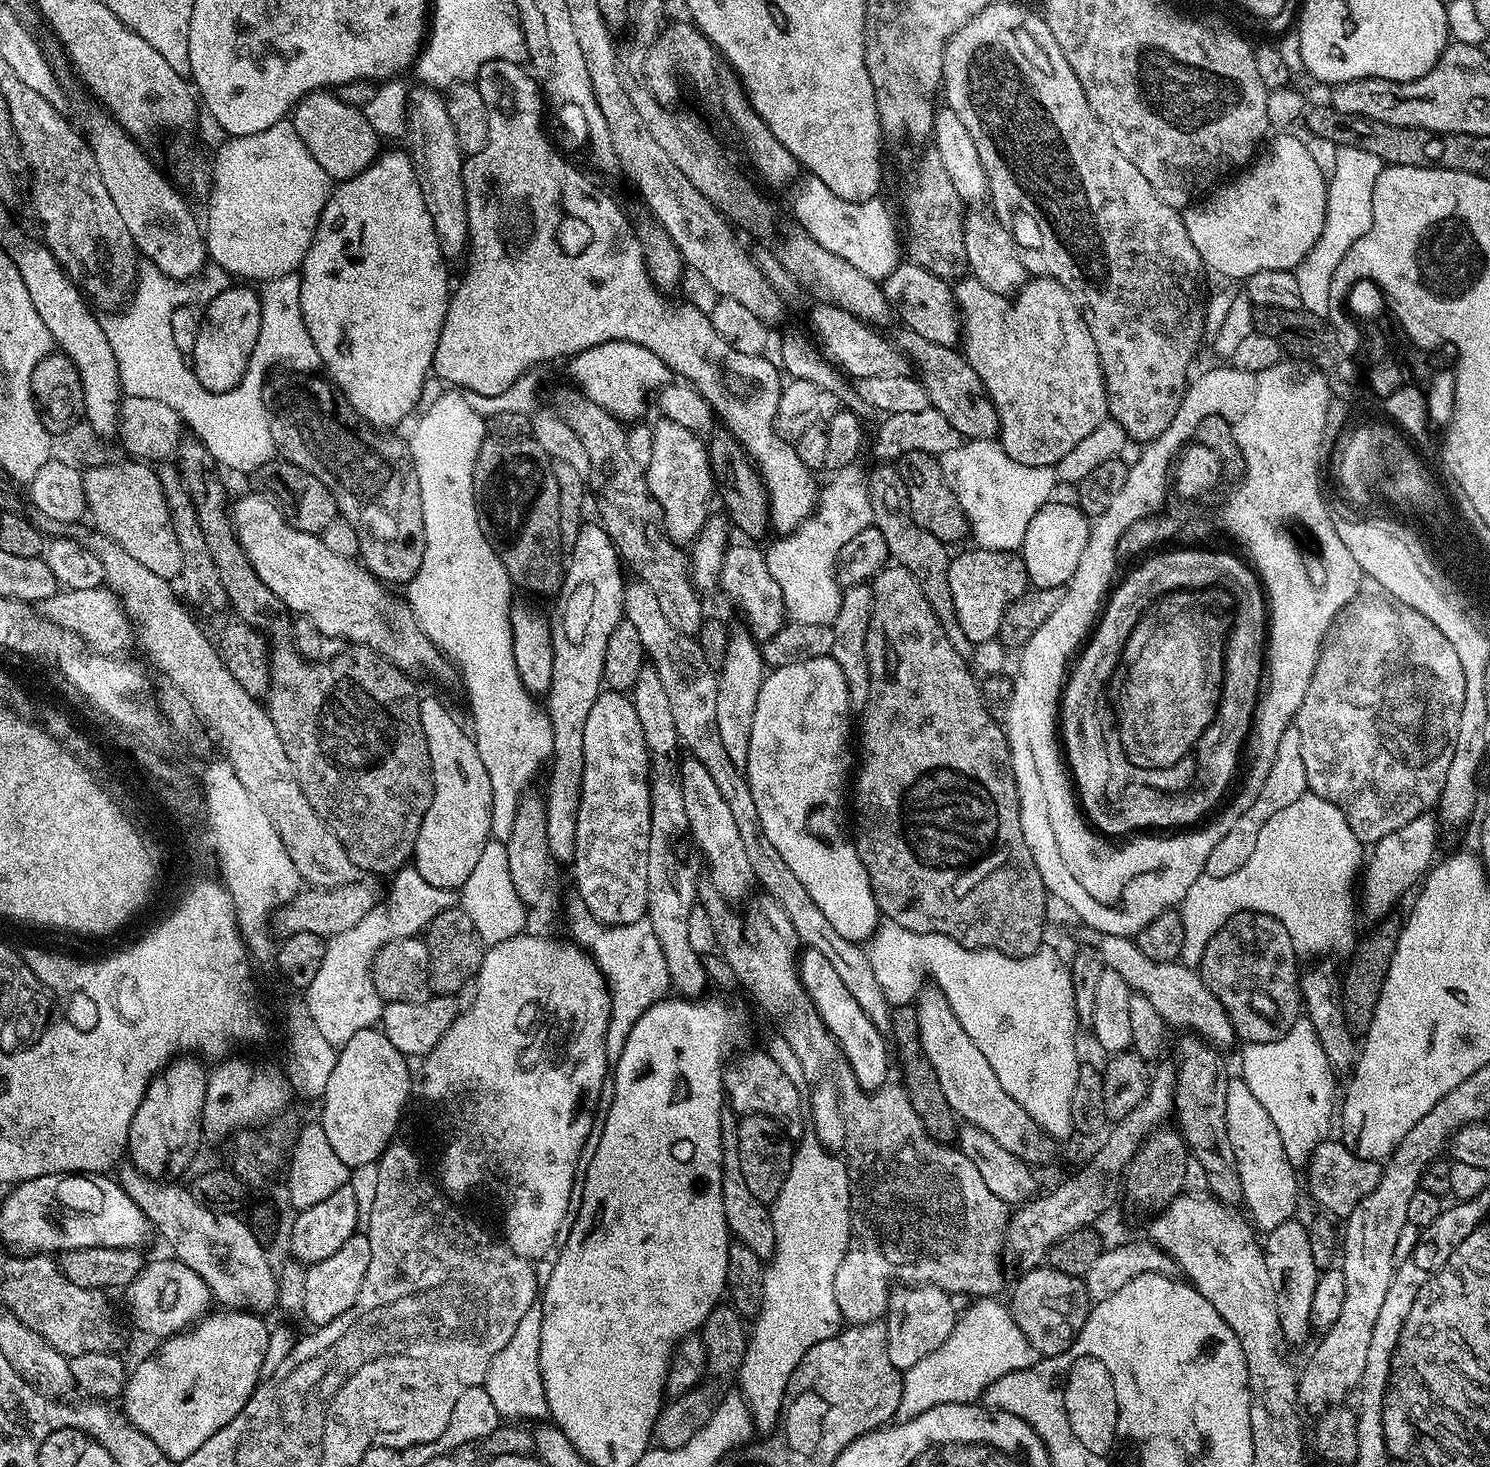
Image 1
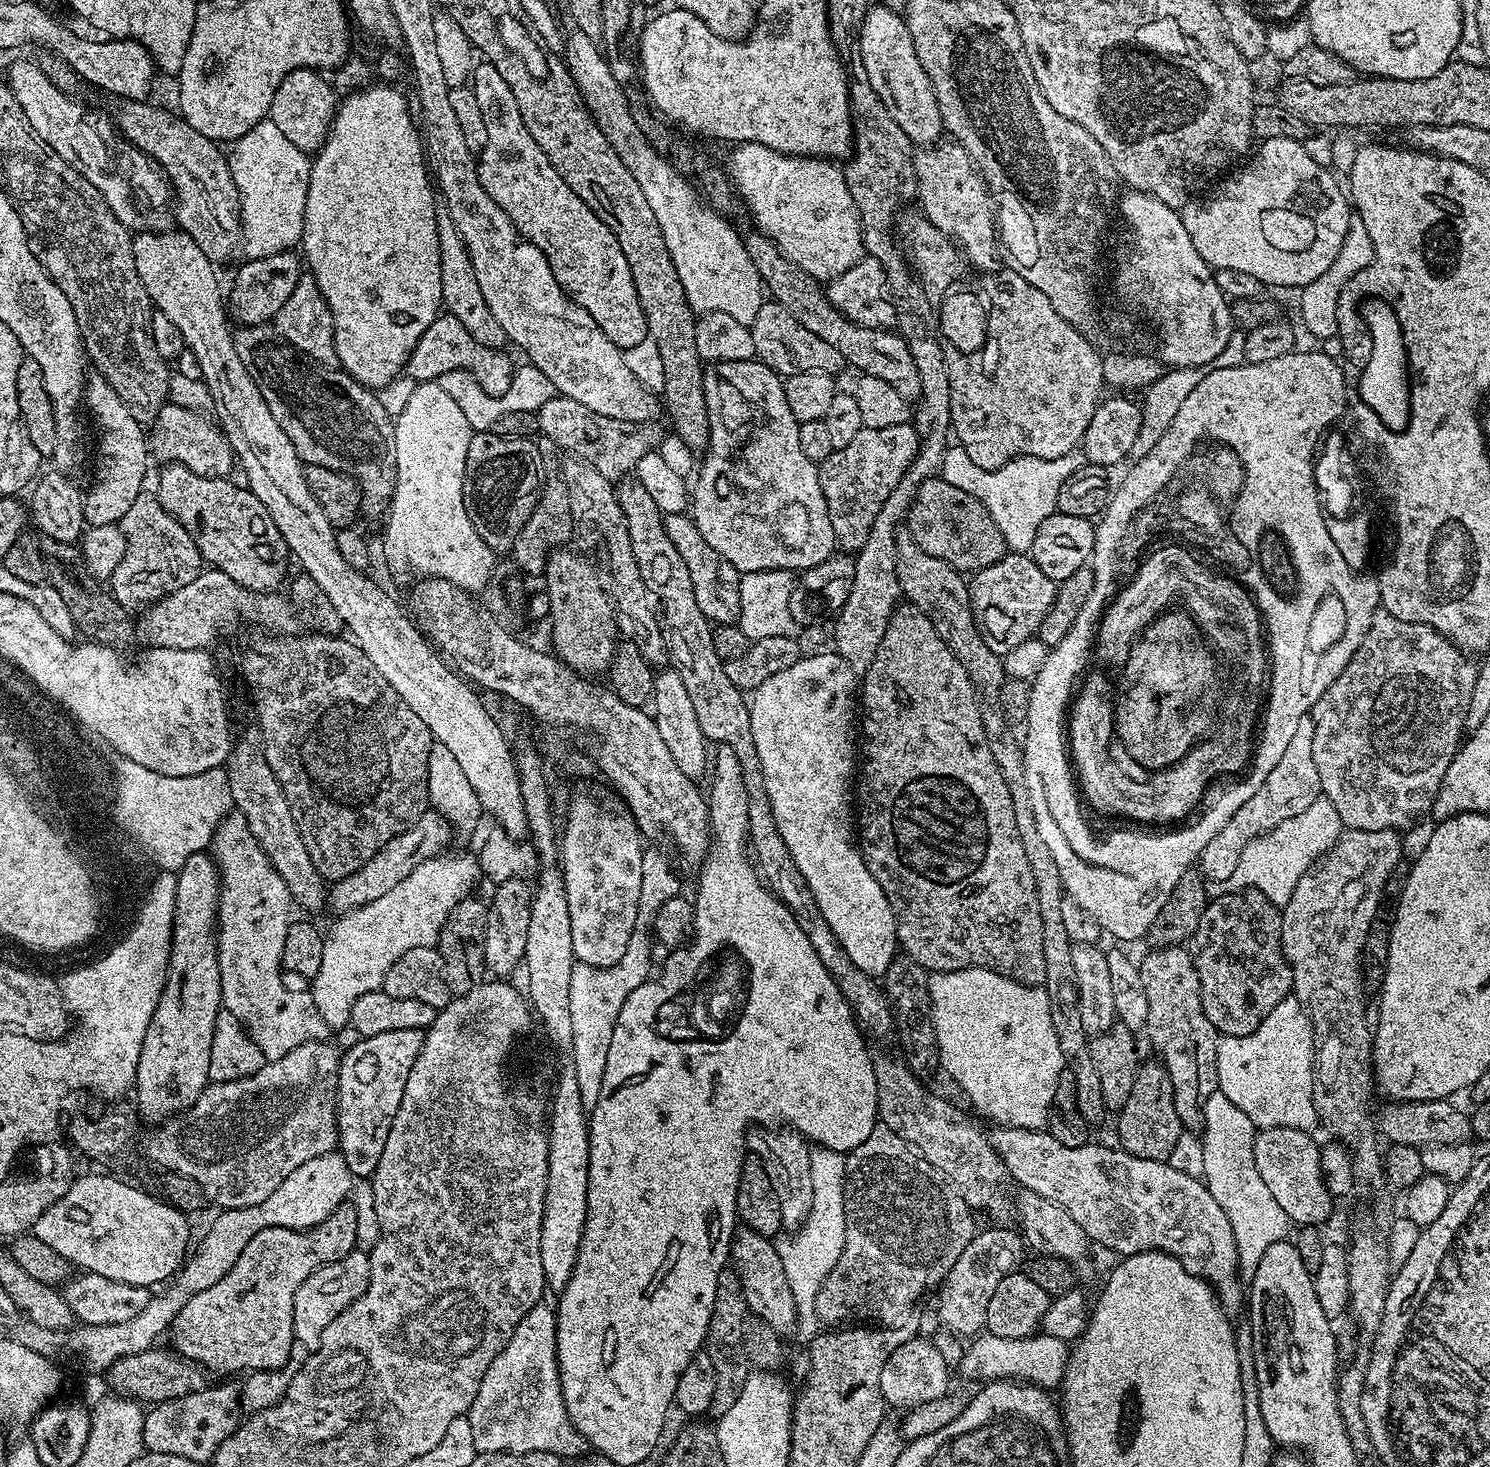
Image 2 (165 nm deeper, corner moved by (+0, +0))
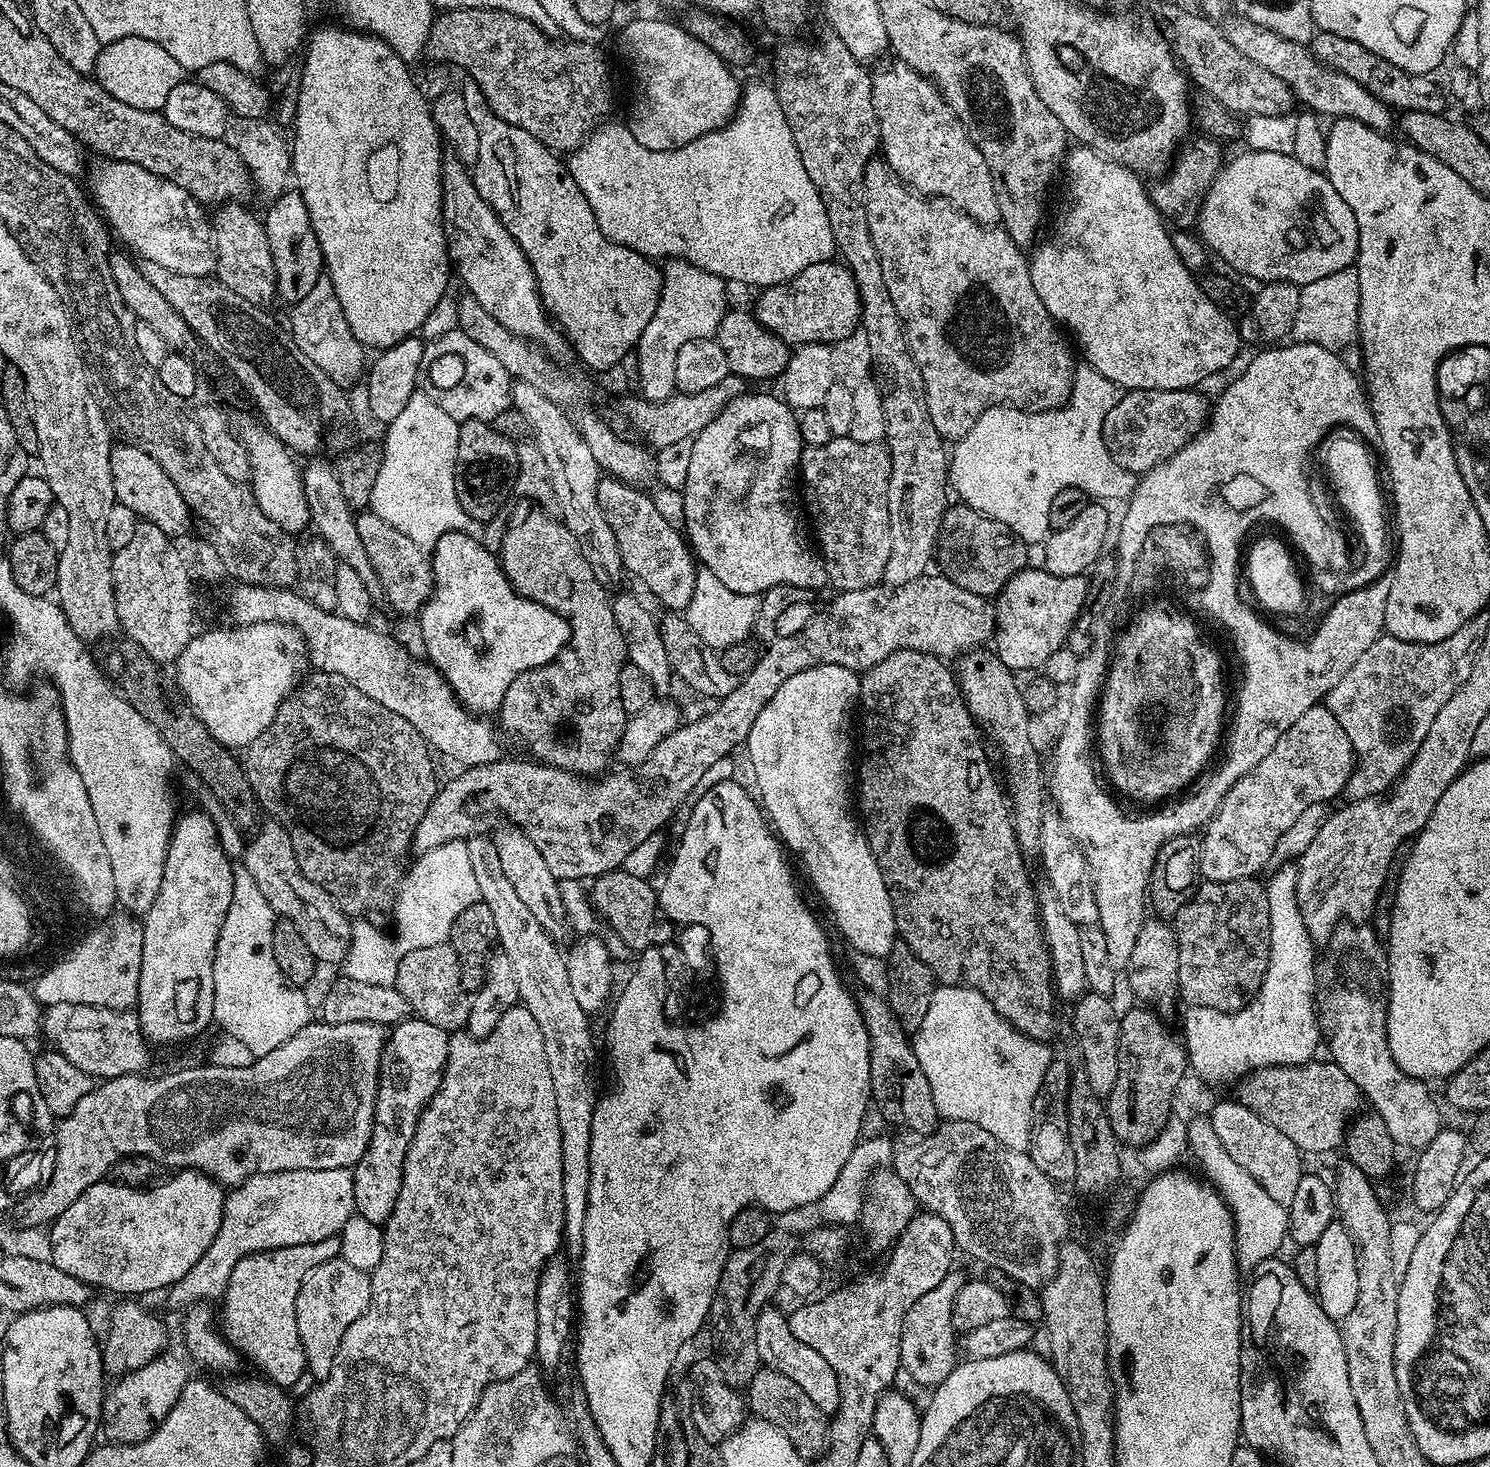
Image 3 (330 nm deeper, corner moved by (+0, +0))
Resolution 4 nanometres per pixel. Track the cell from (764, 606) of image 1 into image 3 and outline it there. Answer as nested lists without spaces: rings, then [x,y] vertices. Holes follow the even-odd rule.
[[[615,478],[600,482],[600,506],[614,530],[624,572],[633,572],[669,612],[683,613],[688,607],[698,571],[694,553],[681,529],[670,526],[658,509],[651,495],[639,487],[623,484]]]

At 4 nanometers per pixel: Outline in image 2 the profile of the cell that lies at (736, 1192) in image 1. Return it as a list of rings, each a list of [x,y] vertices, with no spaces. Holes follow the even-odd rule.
[[[737,1227],[732,1233],[730,1264],[735,1268],[738,1278],[743,1279],[743,1289],[748,1296],[750,1310],[754,1310],[754,1314],[775,1332],[787,1334],[788,1331],[793,1331],[796,1323],[794,1294],[790,1294],[790,1282],[786,1282],[786,1270],[782,1270],[782,1258],[775,1243],[754,1230]]]

